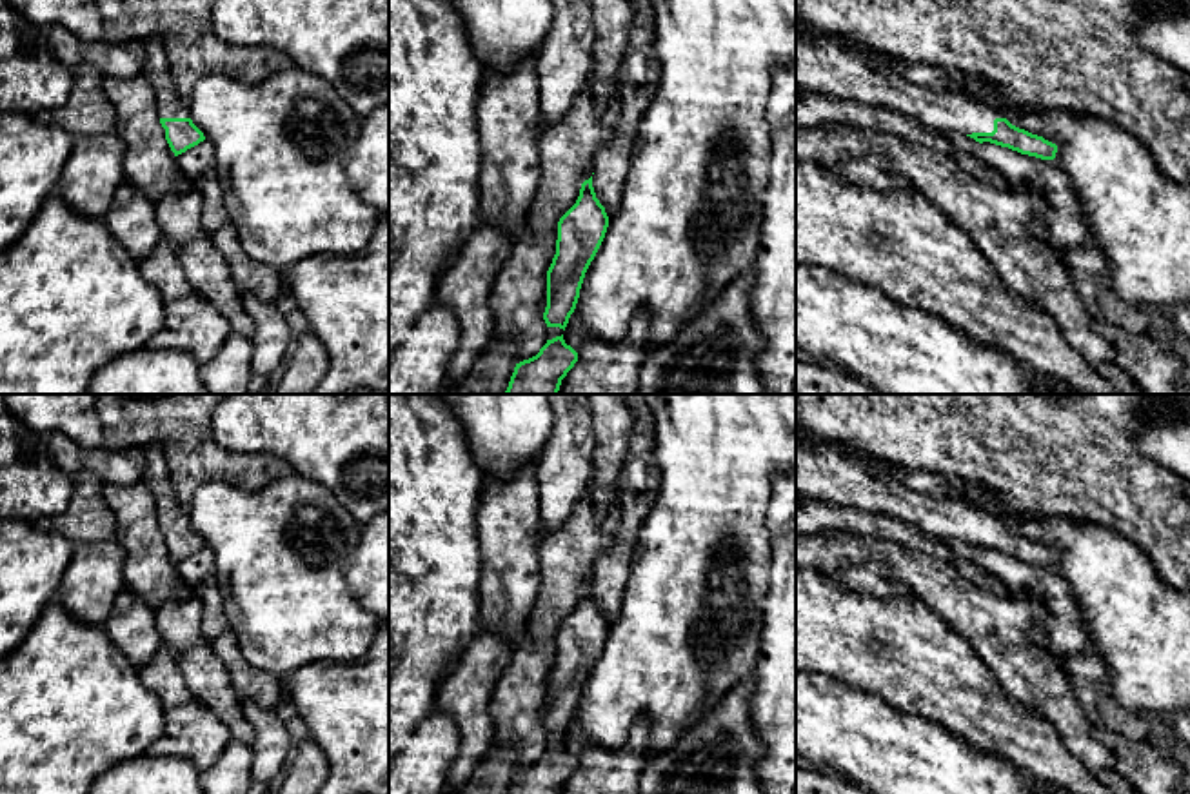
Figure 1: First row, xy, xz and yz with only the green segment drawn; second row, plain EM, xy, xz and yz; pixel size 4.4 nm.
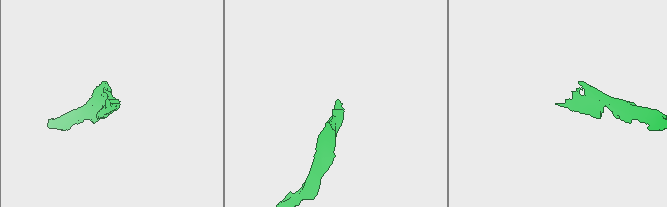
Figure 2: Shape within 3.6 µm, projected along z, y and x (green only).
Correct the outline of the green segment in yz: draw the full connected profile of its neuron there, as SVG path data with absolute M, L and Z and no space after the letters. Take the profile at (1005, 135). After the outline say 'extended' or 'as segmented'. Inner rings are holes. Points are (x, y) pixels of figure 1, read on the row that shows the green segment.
M796 20L796 85L897 111L939 133L961 133L979 144L990 142L1041 160L1056 158L1056 144L1012 125L994 105L961 93L910 84L887 64L870 62L863 55L863 47L861 40L843 38L839 33L827 33L808 22Z | extended

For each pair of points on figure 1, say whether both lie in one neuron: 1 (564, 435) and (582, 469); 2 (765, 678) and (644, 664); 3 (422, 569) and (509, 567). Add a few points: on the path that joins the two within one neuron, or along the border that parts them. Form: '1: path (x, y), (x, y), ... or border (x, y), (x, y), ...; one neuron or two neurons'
1: path (569, 444), (569, 456), (573, 460); one neuron
2: border (760, 635), (760, 655), (751, 676); two neurons
3: border (476, 526), (480, 609); two neurons

